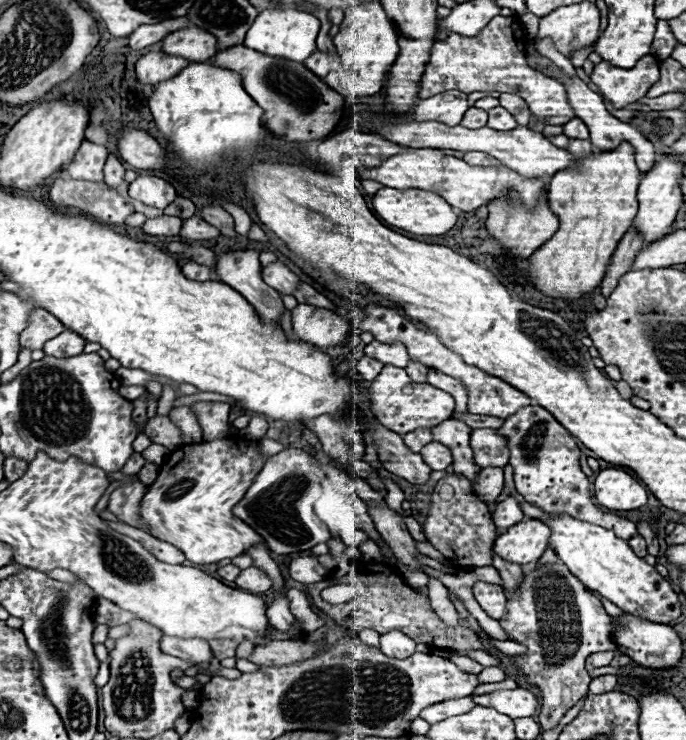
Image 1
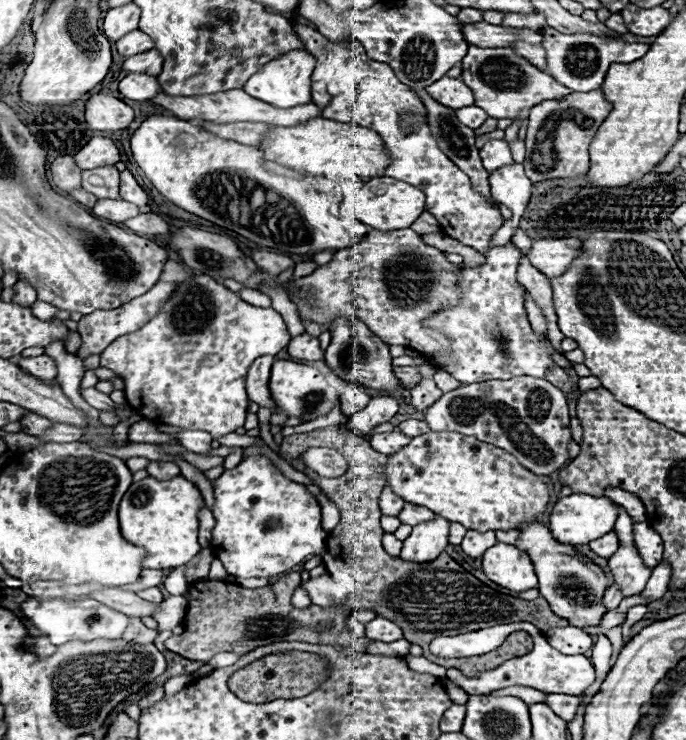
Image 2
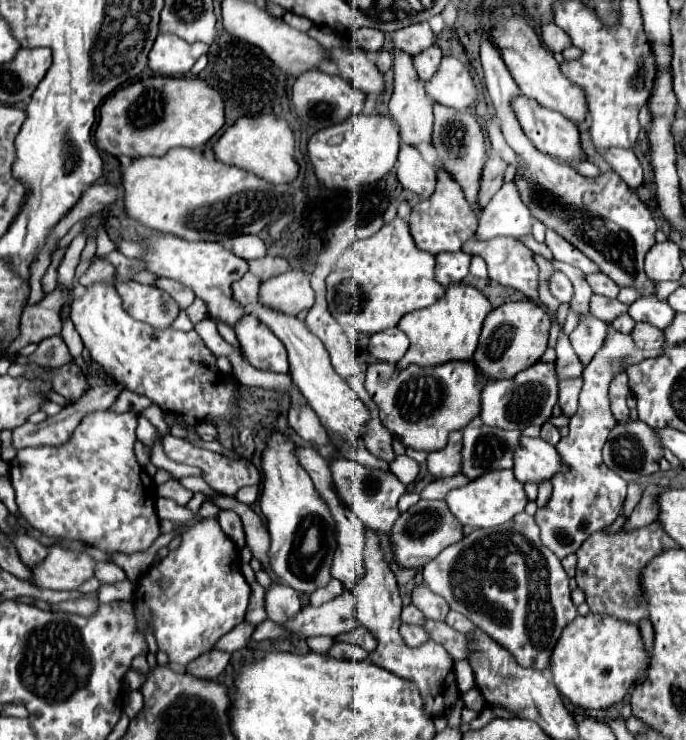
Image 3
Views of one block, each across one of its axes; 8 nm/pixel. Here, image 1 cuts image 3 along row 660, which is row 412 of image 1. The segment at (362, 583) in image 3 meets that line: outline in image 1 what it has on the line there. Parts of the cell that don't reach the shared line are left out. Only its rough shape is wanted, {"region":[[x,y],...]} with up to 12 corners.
{"region":[[384,366],[370,410],[392,432],[434,428],[454,398]]}

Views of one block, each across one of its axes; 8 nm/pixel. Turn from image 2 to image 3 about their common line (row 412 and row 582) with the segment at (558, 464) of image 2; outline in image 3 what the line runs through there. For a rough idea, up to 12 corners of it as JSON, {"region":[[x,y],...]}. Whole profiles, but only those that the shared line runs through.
{"region":[[526,512],[474,530],[424,584],[548,670],[576,618],[568,574]]}

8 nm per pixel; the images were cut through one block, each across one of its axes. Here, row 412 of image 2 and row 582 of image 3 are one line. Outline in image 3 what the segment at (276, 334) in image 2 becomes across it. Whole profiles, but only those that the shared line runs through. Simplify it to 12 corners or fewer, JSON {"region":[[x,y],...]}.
{"region":[[218,518],[182,534],[134,598],[184,668],[240,624],[250,586]]}

